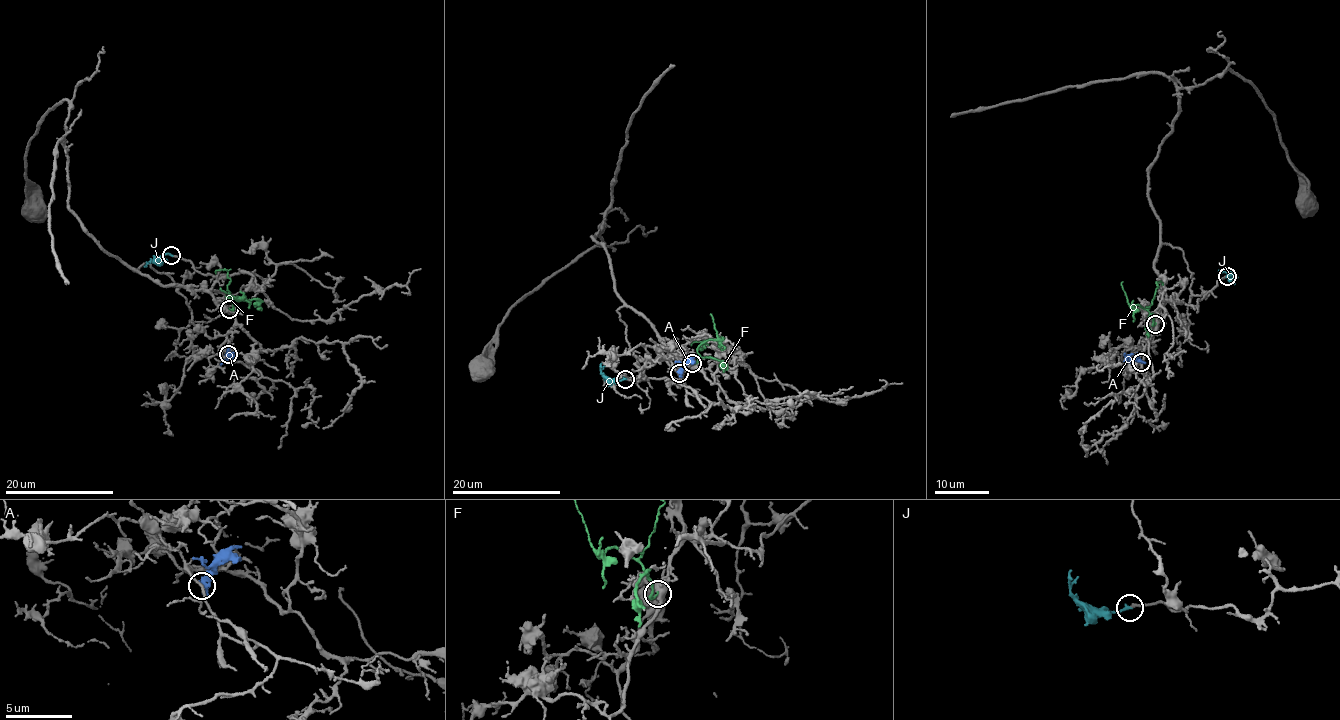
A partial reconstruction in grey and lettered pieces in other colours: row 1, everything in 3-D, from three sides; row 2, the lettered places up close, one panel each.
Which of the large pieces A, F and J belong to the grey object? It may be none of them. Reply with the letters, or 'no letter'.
J

